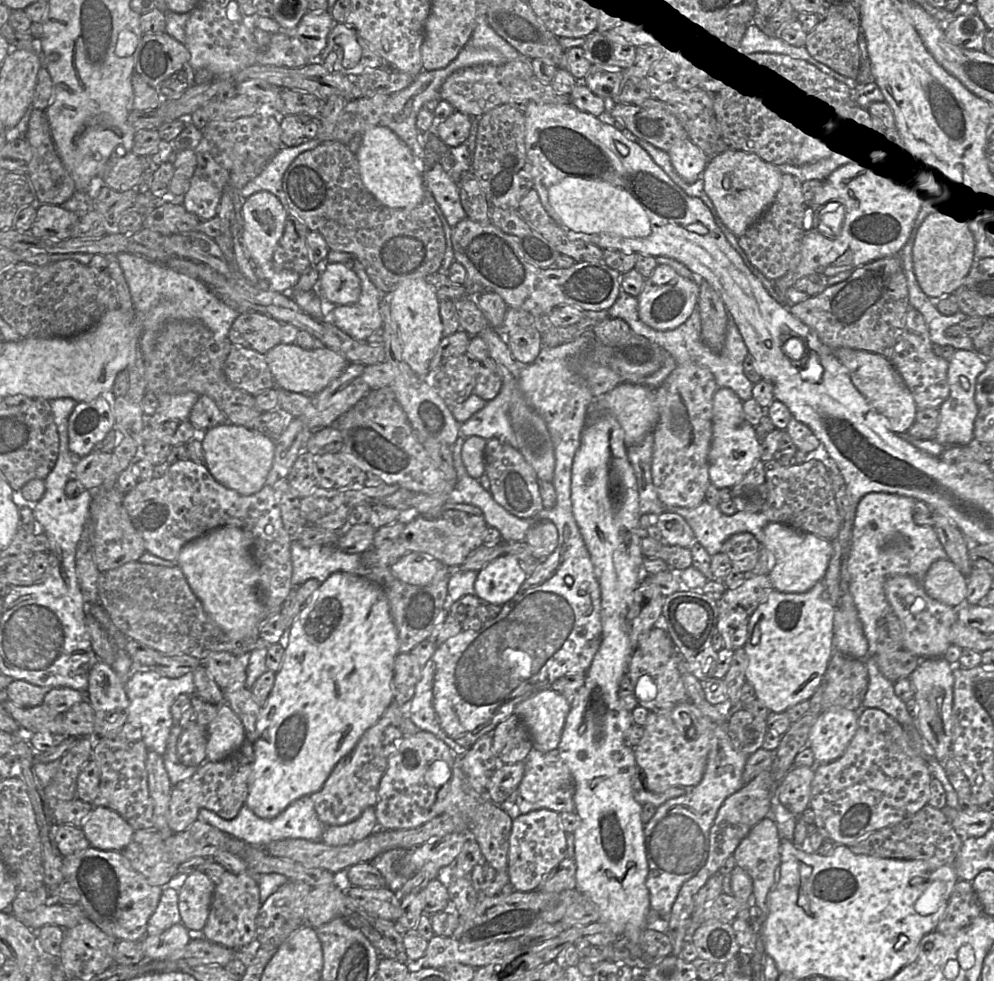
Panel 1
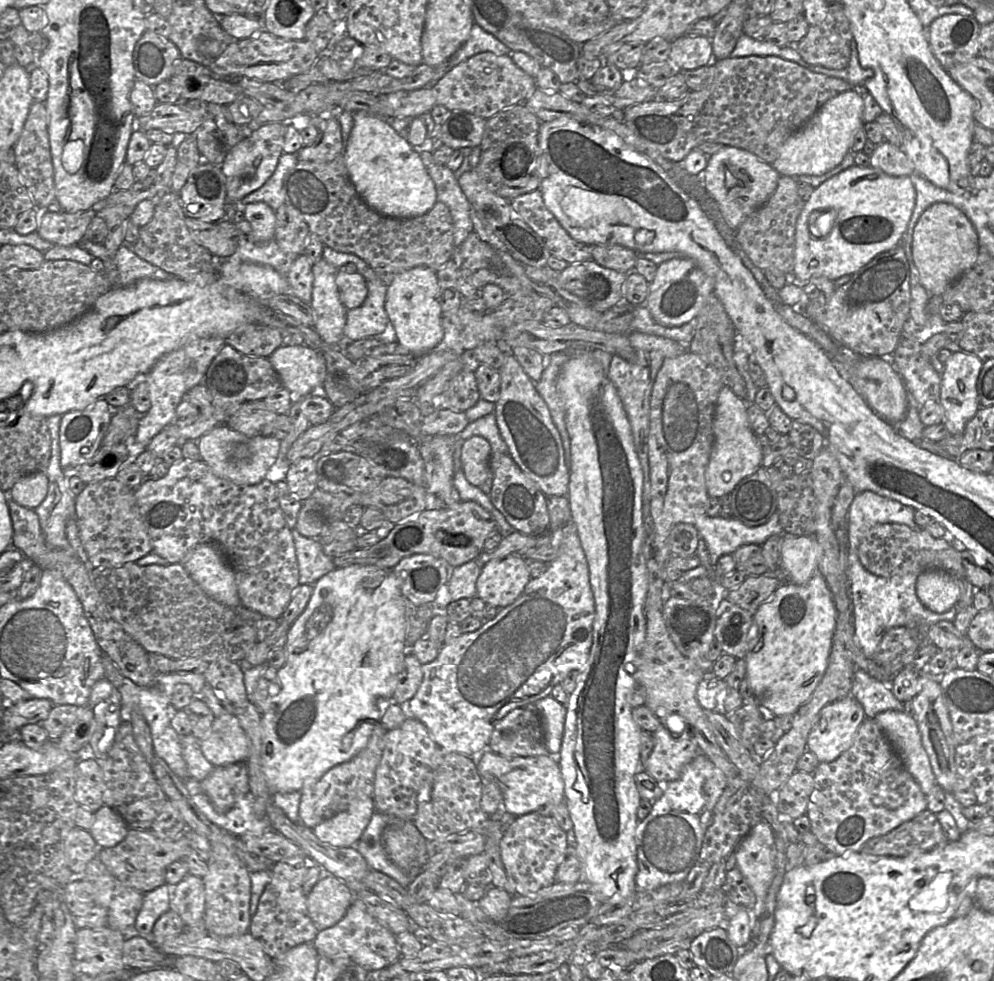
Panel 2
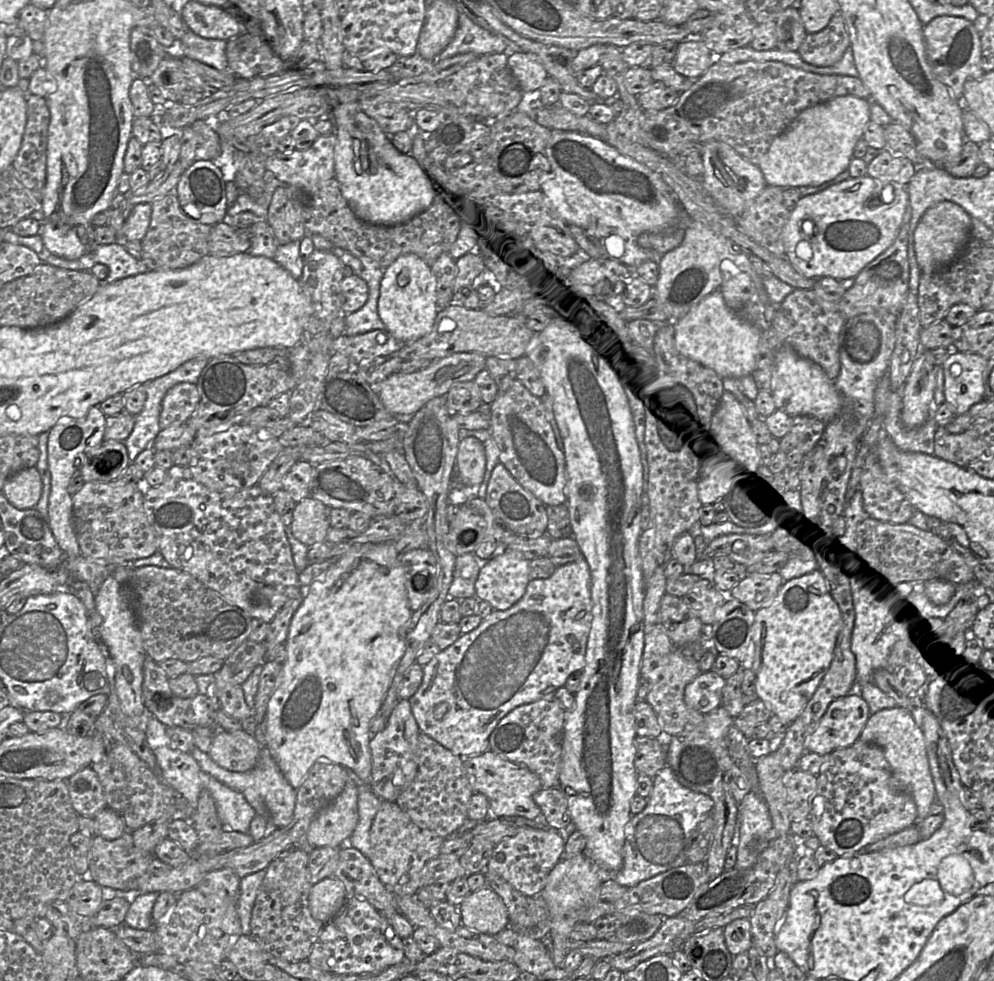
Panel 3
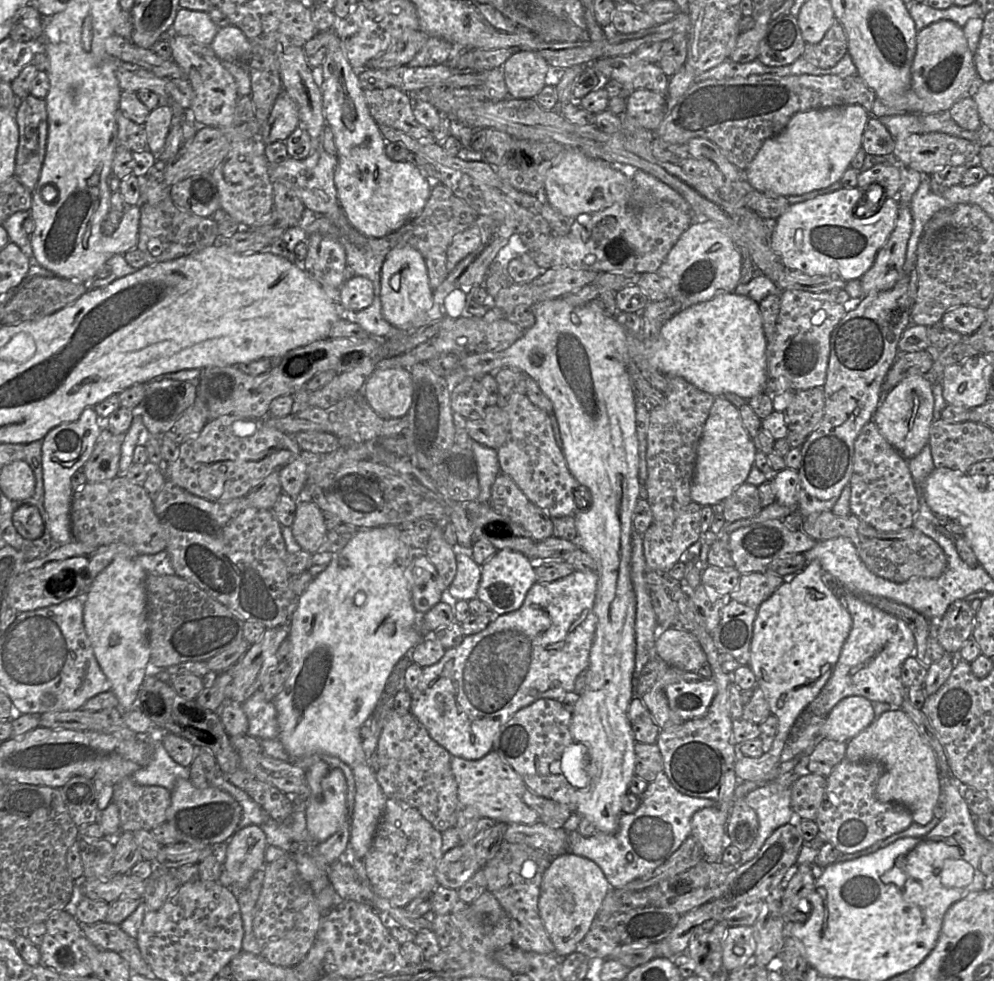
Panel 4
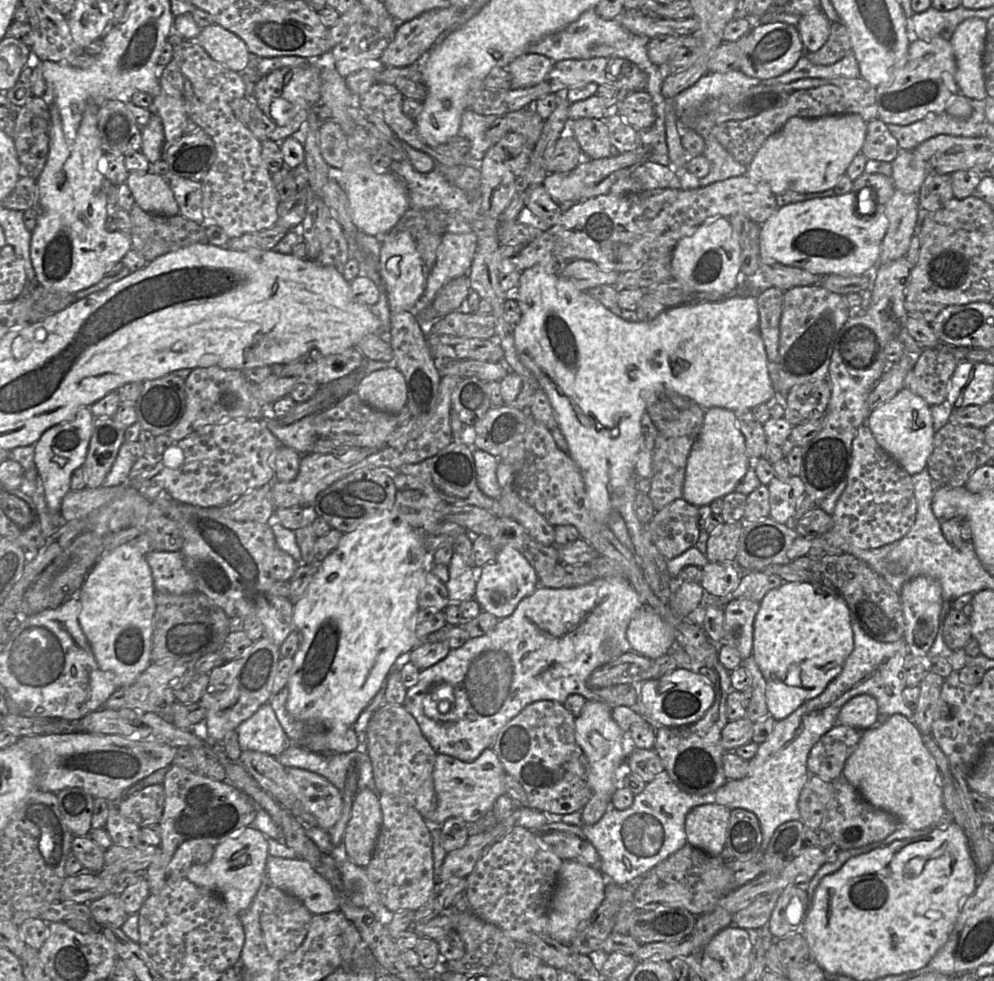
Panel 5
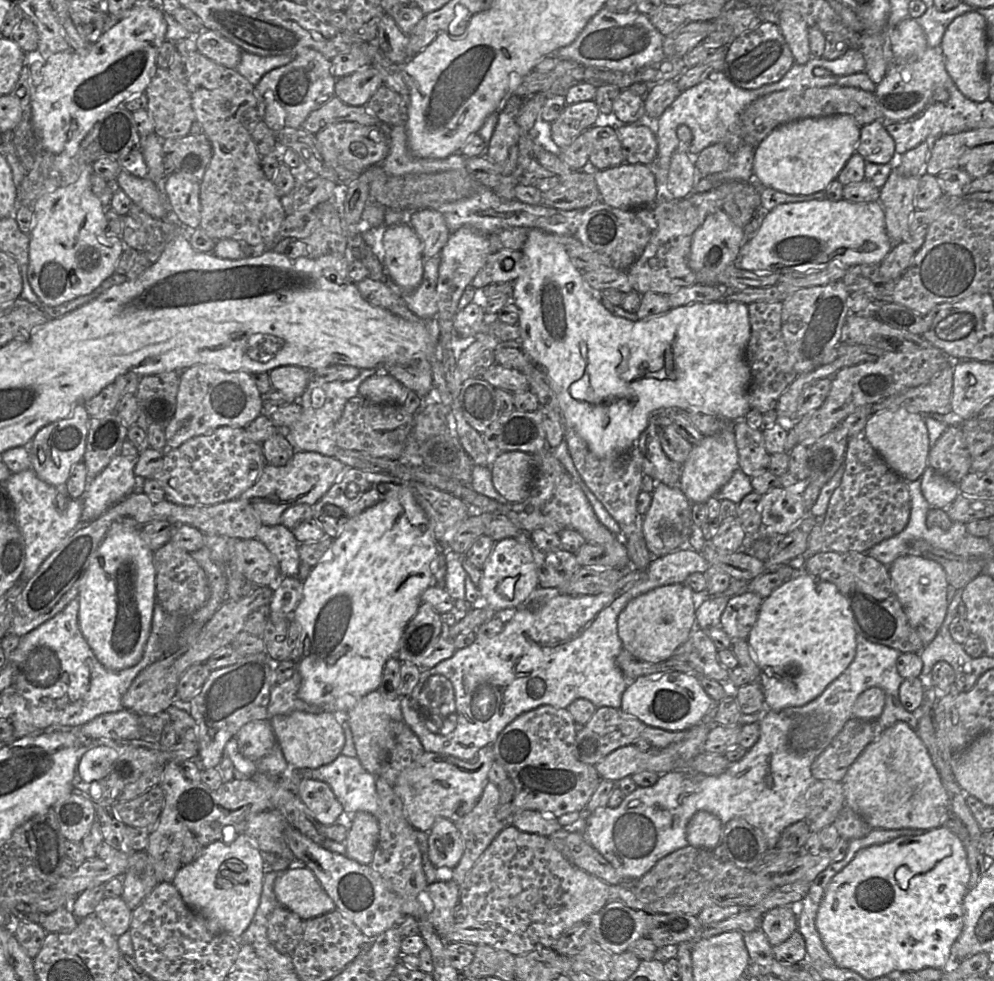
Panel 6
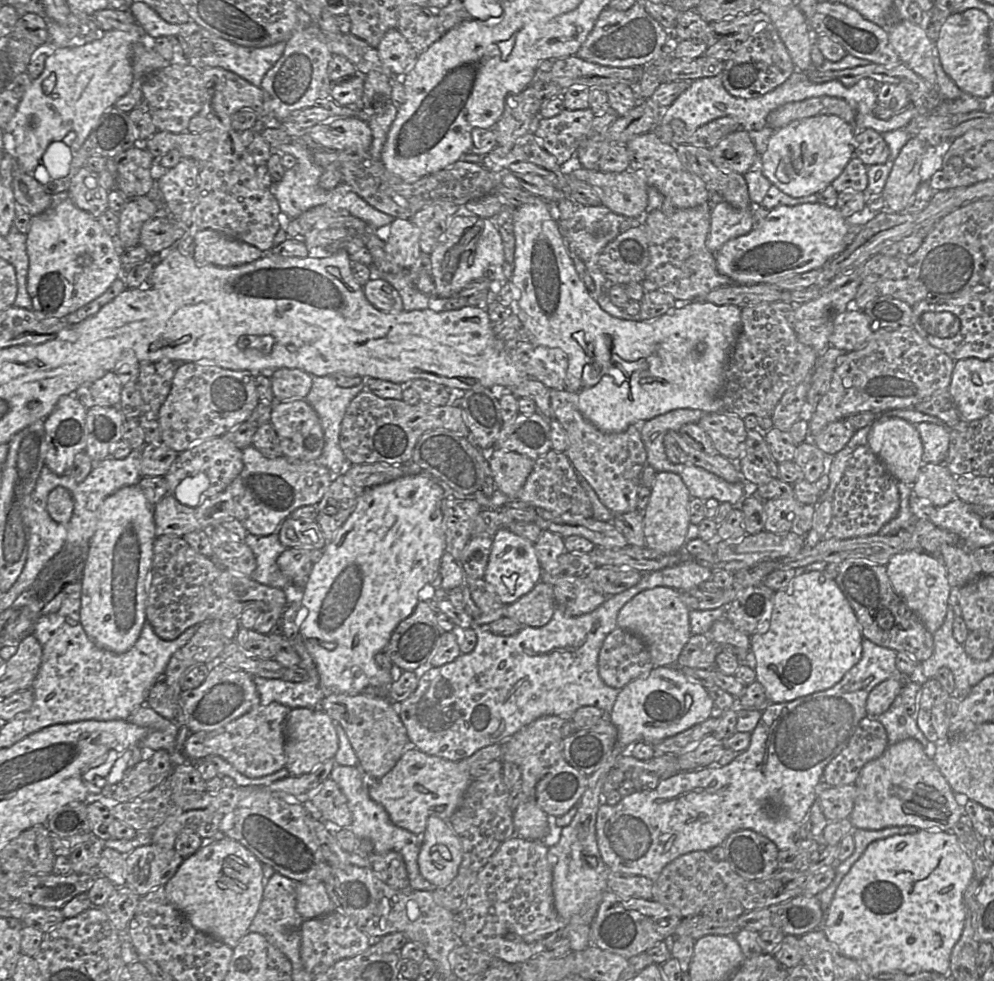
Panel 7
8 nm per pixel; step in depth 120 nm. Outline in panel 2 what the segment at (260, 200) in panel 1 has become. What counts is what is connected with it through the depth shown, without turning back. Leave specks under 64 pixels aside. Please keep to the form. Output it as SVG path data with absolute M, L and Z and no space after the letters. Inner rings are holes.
M264 202L247 204L243 211L244 219L252 230L252 240L265 243L275 239L276 213Z

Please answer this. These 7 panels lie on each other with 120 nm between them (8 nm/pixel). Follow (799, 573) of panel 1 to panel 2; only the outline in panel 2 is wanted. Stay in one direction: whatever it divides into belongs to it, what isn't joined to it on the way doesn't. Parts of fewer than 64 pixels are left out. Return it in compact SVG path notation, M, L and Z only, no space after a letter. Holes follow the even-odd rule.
M782 534L780 567L790 582L802 585L818 574L820 557L821 549L813 536Z

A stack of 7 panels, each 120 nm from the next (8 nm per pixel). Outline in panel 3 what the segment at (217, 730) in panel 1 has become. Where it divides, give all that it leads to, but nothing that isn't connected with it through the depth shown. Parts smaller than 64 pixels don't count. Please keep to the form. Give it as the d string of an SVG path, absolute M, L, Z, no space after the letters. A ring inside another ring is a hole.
M217 731L208 755L219 766L234 772L252 770L258 761L260 744L246 731Z

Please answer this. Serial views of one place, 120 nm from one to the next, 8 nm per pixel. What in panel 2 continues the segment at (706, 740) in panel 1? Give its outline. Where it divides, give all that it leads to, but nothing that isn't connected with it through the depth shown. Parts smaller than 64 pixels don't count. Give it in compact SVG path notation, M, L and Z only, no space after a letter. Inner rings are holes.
M659 722L652 735L654 747L642 769L661 783L679 779L683 767L701 753L691 731L676 735Z

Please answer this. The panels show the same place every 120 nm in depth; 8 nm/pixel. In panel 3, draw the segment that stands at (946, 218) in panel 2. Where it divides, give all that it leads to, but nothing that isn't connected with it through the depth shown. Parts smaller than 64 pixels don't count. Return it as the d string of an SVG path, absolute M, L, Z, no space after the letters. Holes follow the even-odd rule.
M941 201L921 217L914 232L914 251L921 273L932 274L956 260L965 249L971 232L971 217L959 205Z

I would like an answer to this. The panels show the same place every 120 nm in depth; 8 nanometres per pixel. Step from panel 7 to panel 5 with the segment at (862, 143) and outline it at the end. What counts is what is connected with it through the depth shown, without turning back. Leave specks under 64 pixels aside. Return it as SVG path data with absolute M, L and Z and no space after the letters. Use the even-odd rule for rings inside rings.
M875 118L867 123L861 153L867 159L884 162L892 162L899 153L897 140L882 120Z

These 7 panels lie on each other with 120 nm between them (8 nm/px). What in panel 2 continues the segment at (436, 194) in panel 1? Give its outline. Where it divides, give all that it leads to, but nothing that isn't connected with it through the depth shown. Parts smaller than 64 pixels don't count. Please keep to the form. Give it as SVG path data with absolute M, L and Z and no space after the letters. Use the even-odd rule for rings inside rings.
M421 151L420 156L435 184L437 201L444 203L451 213L454 245L458 248L473 231L471 205L460 188L454 171L446 165L437 164L433 159L433 152Z

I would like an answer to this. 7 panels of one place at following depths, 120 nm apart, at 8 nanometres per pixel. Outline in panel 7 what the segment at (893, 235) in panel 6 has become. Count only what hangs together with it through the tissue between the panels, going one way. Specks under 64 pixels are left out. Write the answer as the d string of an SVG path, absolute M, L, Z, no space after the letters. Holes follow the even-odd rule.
M912 136L893 161L883 192L886 211L902 214L921 183L920 167L928 144Z

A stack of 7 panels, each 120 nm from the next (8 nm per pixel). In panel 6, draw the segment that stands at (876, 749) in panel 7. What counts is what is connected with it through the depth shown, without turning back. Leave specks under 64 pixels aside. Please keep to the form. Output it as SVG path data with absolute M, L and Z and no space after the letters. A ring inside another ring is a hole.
M849 719L813 761L811 773L814 780L842 781L851 764L883 730L878 720Z

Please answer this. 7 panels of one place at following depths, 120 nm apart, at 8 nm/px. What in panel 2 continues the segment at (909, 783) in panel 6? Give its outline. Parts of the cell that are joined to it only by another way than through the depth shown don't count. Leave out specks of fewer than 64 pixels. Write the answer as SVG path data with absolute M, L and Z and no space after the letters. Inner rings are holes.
M895 710L881 712L873 719L890 741L907 771L927 796L936 781L916 719L904 711Z

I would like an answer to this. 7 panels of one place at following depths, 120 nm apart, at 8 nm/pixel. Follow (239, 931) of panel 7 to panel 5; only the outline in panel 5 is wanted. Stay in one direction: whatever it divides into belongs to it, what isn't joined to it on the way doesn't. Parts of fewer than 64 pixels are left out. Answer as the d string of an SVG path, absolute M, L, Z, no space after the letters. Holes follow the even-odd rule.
M245 827L218 844L208 863L193 864L185 878L199 887L217 893L234 914L240 915L250 906L261 886L268 856L267 837L254 827Z

